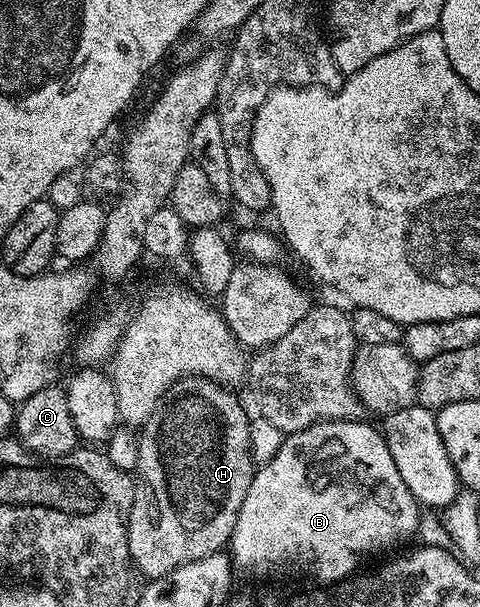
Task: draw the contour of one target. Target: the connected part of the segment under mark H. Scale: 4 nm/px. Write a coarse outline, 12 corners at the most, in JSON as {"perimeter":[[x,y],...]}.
{"perimeter":[[180,378],[139,429],[130,554],[144,578],[231,541],[250,412]]}

